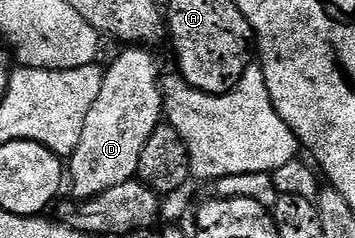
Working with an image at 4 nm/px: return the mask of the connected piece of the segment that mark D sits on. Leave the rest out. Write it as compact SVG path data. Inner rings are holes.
M130 45L113 63L103 70L103 84L87 120L83 124L83 136L79 148L75 148L67 162L67 174L73 177L72 197L77 200L94 198L115 184L131 182L137 178L139 156L143 156L143 144L151 140L151 132L162 125L163 99L161 82L157 78L157 62L149 50Z

